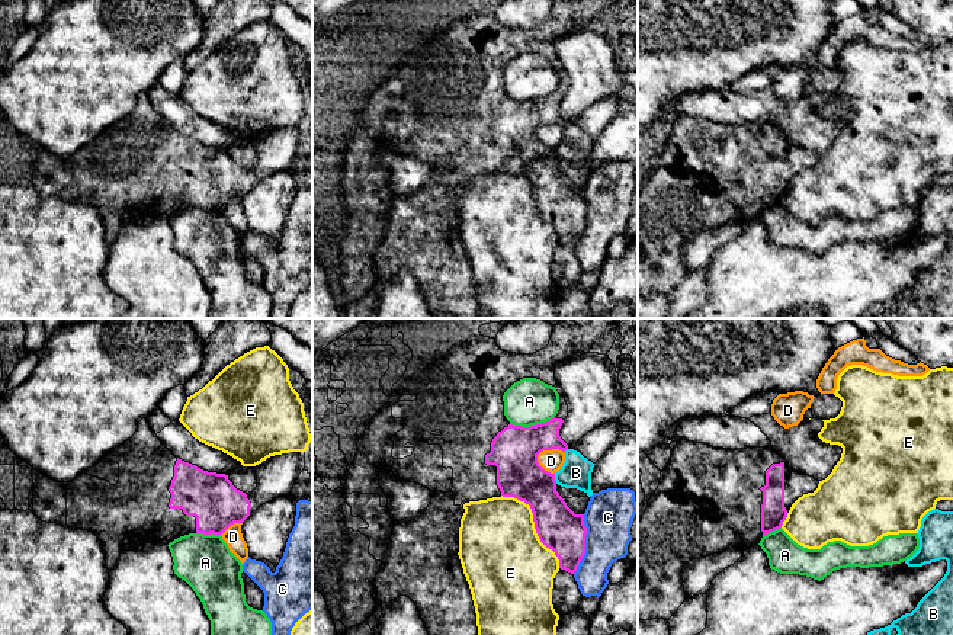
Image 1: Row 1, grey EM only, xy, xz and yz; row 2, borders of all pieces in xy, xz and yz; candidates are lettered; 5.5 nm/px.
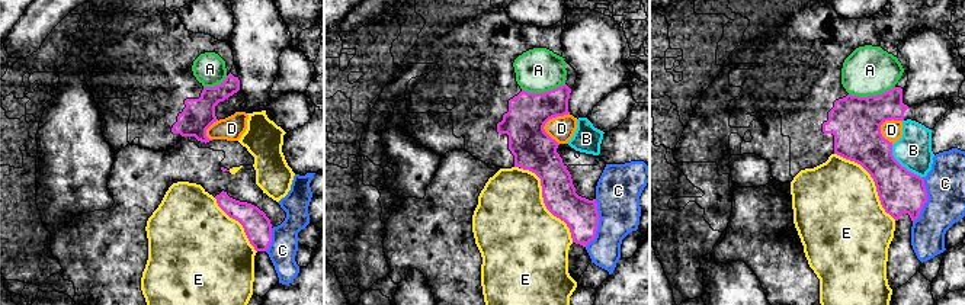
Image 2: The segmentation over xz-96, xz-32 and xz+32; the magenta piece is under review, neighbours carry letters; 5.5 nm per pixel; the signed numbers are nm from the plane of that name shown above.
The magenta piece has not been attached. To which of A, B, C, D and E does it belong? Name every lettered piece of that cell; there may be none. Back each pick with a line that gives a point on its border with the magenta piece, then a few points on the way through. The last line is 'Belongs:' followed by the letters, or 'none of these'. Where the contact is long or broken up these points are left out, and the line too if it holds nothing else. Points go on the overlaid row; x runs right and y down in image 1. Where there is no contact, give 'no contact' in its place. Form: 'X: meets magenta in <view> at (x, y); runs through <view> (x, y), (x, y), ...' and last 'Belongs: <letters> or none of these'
Belongs: none of these

